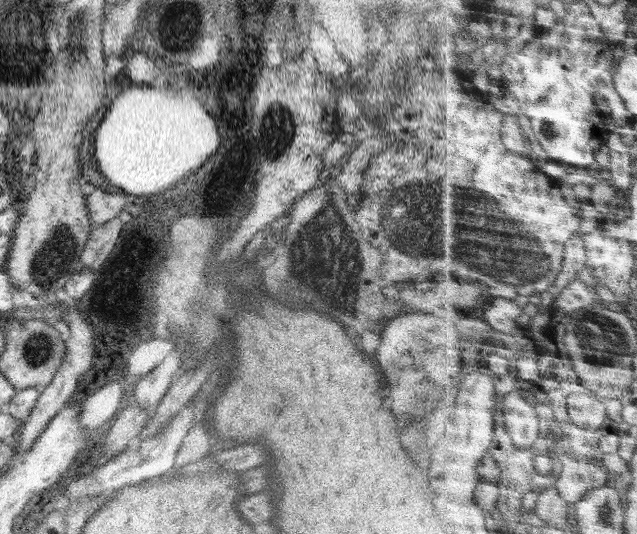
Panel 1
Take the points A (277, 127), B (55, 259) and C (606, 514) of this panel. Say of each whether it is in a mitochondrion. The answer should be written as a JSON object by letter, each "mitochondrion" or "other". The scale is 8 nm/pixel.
{"A":"mitochondrion","B":"mitochondrion","C":"mitochondrion"}

